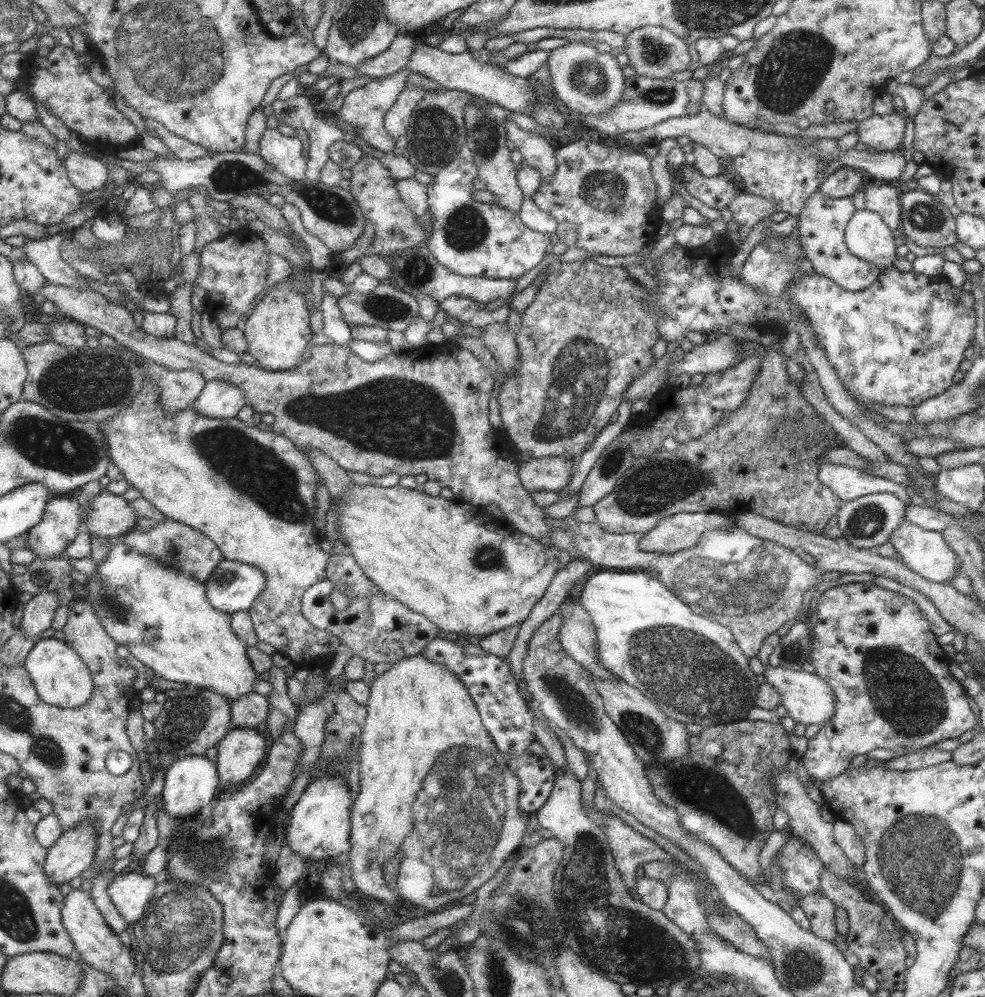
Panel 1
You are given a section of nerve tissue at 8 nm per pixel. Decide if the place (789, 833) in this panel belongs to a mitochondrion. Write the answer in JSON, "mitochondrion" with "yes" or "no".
{"mitochondrion":"no"}

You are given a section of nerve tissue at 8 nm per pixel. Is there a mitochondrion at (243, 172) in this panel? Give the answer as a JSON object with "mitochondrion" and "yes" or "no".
{"mitochondrion":"no"}

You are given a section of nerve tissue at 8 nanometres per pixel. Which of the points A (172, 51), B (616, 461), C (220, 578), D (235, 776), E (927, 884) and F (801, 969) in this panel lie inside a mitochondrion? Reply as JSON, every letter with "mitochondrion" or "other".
{"A":"mitochondrion","B":"mitochondrion","C":"other","D":"other","E":"mitochondrion","F":"mitochondrion"}

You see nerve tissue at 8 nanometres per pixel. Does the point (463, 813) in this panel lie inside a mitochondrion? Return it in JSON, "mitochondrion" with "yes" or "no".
{"mitochondrion":"yes"}

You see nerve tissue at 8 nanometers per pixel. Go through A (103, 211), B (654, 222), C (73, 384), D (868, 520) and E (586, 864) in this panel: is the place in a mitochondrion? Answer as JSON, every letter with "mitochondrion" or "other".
{"A":"other","B":"other","C":"mitochondrion","D":"mitochondrion","E":"mitochondrion"}

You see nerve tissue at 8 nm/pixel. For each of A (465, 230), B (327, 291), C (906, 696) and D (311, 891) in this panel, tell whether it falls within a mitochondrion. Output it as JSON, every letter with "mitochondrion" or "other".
{"A":"mitochondrion","B":"other","C":"mitochondrion","D":"other"}

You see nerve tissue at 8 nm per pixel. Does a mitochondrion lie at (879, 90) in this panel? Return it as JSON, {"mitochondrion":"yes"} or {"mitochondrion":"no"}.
{"mitochondrion":"no"}

